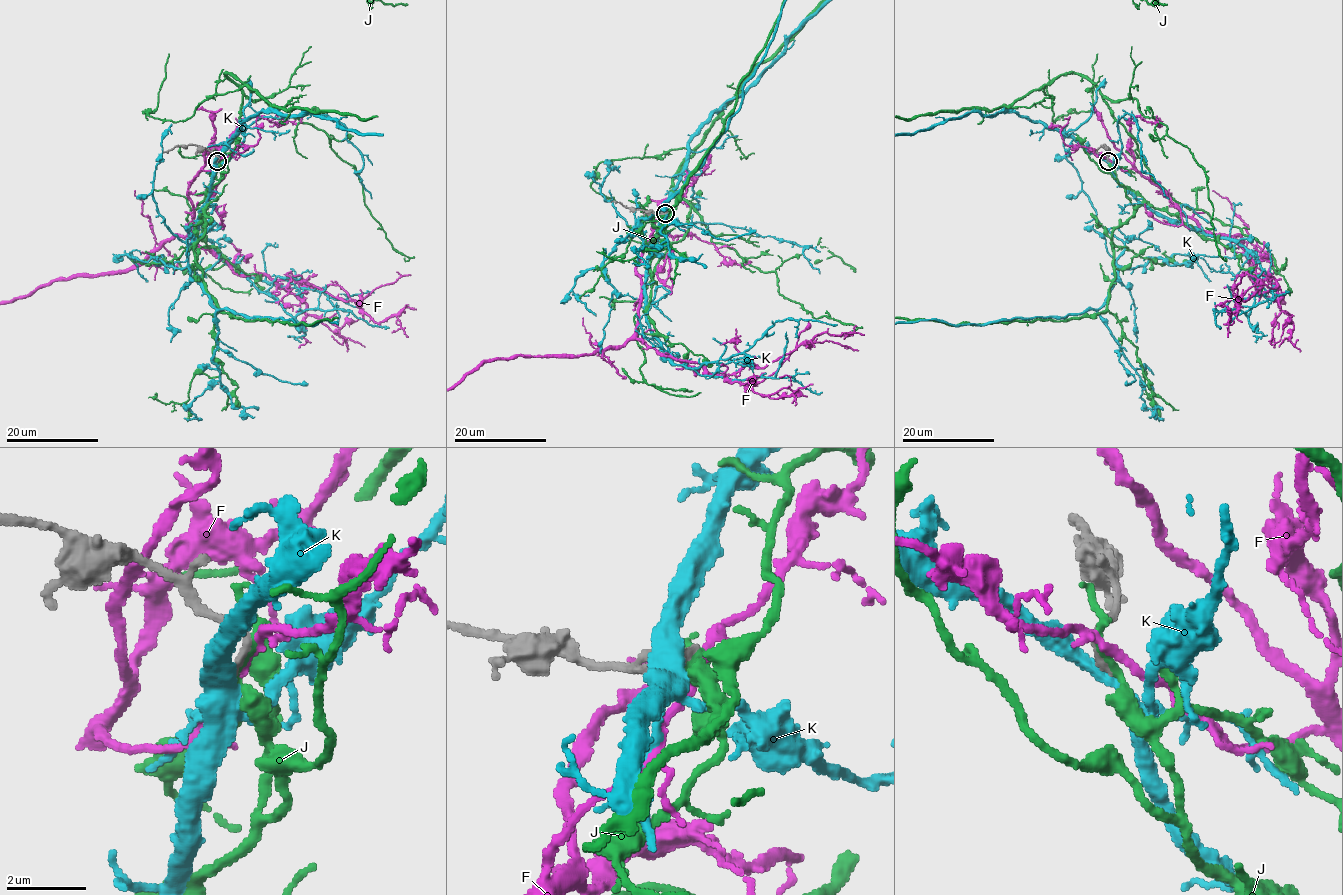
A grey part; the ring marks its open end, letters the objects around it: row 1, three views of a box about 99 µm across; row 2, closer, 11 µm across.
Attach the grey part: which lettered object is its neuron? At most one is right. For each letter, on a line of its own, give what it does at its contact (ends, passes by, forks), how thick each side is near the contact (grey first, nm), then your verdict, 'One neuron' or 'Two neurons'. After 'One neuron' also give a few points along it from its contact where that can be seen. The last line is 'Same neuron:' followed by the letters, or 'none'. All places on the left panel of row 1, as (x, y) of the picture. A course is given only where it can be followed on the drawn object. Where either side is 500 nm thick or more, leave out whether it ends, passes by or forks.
F: It passes by. Thickness 240 nm (grey) against 220 nm. Two neurons
J: It passes by. Thickness 240 nm (grey) against 190 nm. Two neurons
K: It passes by. Thickness 180 nm (grey) against 440 nm. Two neurons
Same neuron: none

